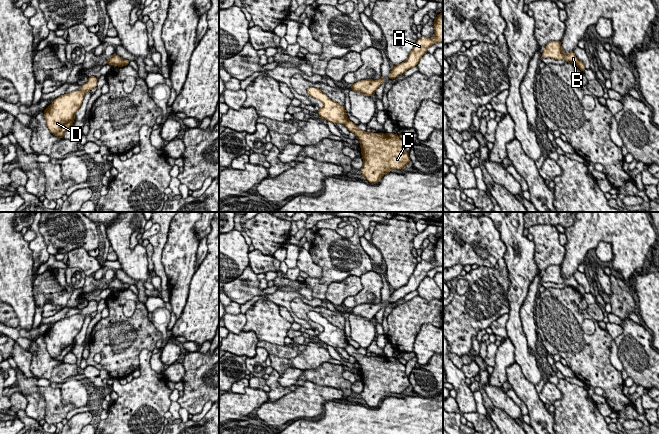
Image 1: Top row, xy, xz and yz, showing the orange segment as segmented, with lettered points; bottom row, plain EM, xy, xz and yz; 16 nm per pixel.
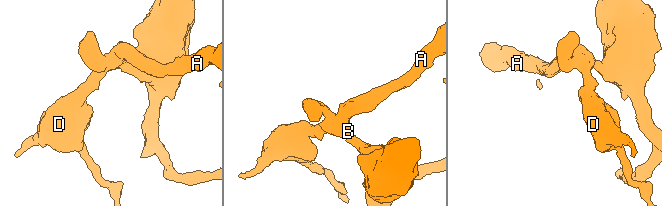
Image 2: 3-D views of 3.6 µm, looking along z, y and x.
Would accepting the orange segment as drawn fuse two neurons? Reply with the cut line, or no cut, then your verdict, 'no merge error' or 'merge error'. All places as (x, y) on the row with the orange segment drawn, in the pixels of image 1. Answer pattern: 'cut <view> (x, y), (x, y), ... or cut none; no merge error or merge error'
cut yz (578, 60), (576, 64); merge error

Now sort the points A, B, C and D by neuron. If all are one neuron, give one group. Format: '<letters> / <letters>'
A B D / C

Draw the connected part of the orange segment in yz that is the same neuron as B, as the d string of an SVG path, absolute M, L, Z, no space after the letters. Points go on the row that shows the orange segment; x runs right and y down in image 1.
M550 41L545 46L545 49L542 53L542 58L552 58L555 60L566 60L569 63L577 65L578 59L574 52L565 54L562 51L561 41Z

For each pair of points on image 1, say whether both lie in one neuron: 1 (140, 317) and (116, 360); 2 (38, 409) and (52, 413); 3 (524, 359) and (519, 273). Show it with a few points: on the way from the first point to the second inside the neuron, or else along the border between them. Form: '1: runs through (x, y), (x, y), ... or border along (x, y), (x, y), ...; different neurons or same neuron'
1: runs through (138, 328), (135, 343), (127, 351); same neuron
2: border along (38, 388), (39, 395), (45, 402), (44, 419); different neurons
3: runs through (518, 338), (514, 331), (514, 305), (517, 294); same neuron

